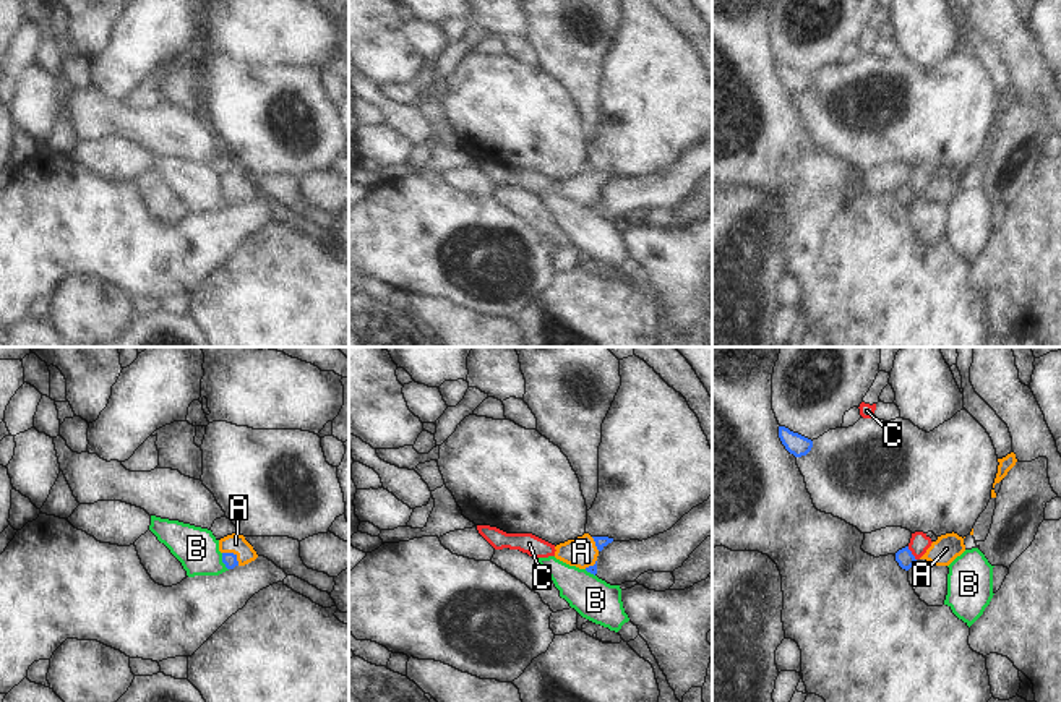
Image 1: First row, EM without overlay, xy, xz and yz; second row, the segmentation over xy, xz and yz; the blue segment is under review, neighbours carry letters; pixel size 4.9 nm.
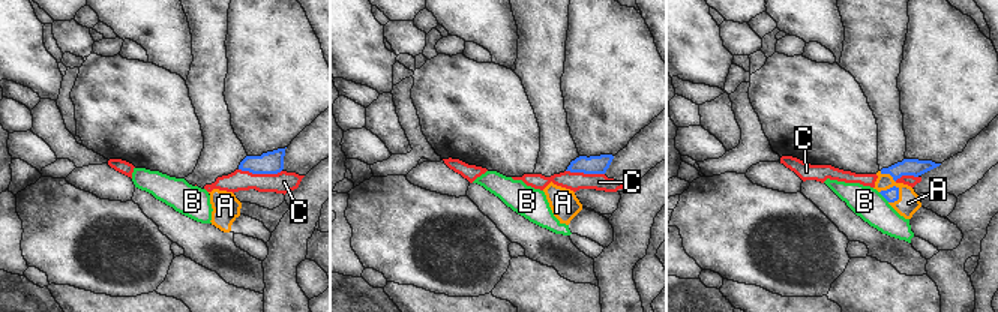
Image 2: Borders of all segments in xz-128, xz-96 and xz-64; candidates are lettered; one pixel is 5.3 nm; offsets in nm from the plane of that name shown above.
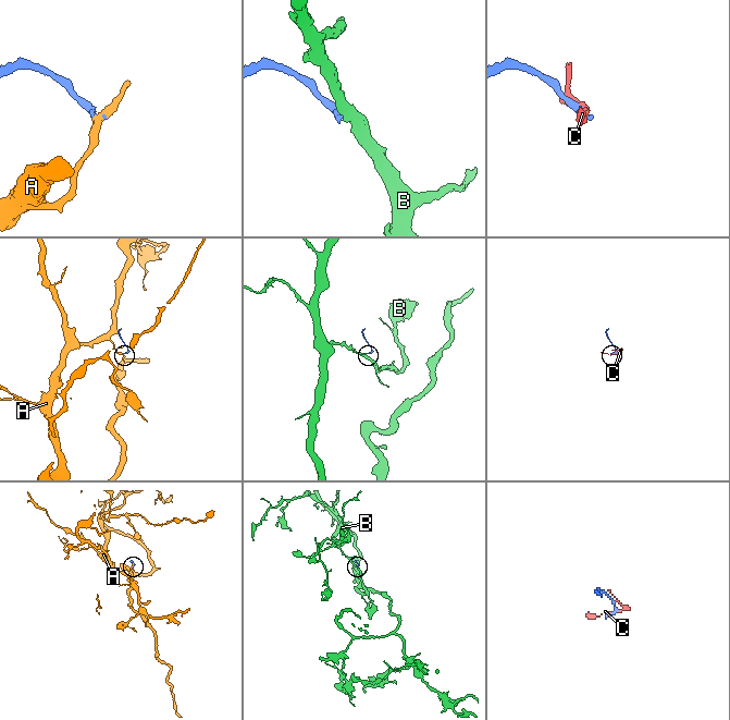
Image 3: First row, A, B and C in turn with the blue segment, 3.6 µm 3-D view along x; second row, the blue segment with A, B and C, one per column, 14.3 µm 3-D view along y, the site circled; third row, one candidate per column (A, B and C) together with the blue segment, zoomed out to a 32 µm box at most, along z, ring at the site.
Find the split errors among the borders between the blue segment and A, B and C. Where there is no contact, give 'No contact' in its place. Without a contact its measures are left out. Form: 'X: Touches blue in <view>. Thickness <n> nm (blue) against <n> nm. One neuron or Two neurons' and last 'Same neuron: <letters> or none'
A: Touches blue in xy. Thickness 70 nm (blue) against 100 nm. One neuron
B: Touches blue in xy. Thickness 70 nm (blue) against 220 nm. Two neurons
C: Touches blue in yz. Thickness 90 nm (blue) against 100 nm. Two neurons
Same neuron: A.

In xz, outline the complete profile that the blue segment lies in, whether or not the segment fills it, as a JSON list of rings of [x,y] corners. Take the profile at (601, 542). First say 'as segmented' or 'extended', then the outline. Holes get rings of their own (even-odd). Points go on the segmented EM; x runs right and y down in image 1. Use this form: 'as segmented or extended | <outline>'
extended | [[[584,533],[582,537],[556,545],[555,558],[595,576],[597,556],[612,541],[613,538],[608,537],[591,537]]]

